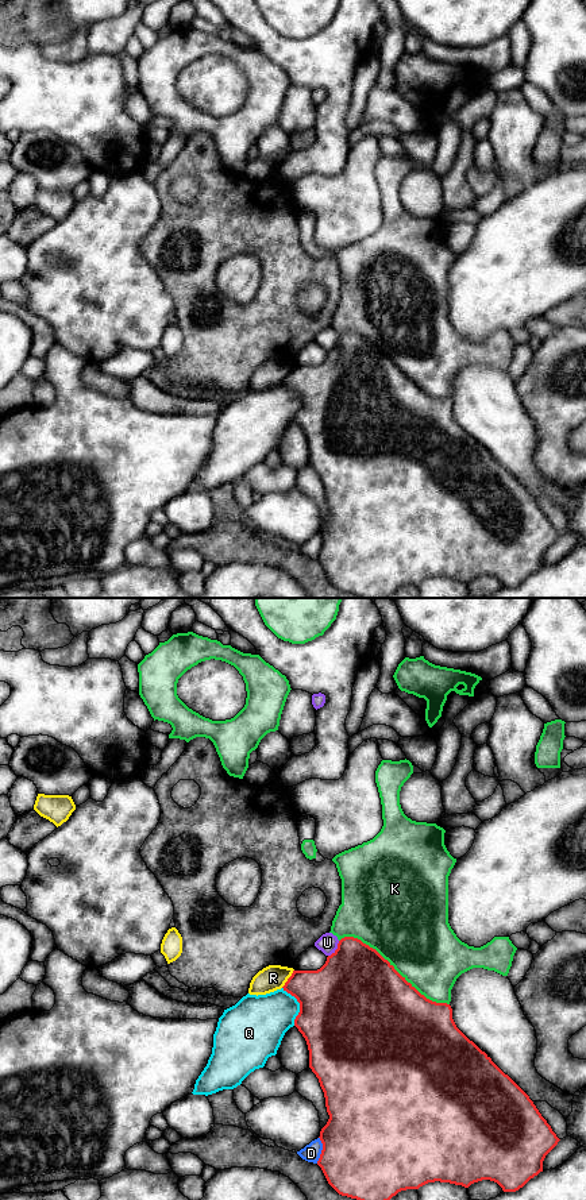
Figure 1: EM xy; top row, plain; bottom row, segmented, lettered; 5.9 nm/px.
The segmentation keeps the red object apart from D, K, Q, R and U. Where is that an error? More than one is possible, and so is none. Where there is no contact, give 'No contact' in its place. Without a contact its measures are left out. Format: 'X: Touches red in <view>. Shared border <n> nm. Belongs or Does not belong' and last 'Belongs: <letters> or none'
D: Touches red in xy. Shared border 160 nm. Does not belong
K: Touches red in xy. Shared border 750 nm. Does not belong
Q: Touches red in xy. Shared border 240 nm. Does not belong
R: Touches red in xy. Shared border 130 nm. Does not belong
U: Touches red in xy. Shared border 120 nm. Does not belong
Belongs: none

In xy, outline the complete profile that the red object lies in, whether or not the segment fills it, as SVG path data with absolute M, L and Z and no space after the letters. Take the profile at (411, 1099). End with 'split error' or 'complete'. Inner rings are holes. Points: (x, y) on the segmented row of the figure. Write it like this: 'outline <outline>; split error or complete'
outline M344 937L320 969L293 971L282 988L300 1003L300 1012L294 1019L294 1026L307 1041L309 1068L319 1079L329 1115L319 1137L323 1143L323 1150L317 1165L321 1168L328 1184L339 1195L356 1200L390 1200L401 1191L419 1189L428 1182L440 1181L469 1188L471 1184L482 1180L497 1182L504 1192L516 1192L543 1172L545 1155L560 1139L541 1116L529 1096L456 1027L450 1004L427 999L375 949L358 938Z; complete

